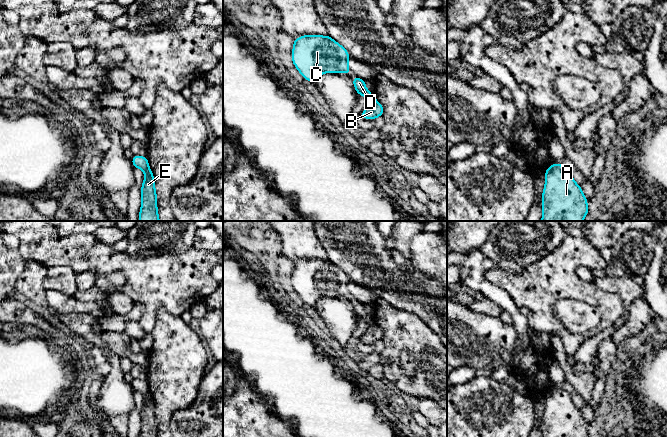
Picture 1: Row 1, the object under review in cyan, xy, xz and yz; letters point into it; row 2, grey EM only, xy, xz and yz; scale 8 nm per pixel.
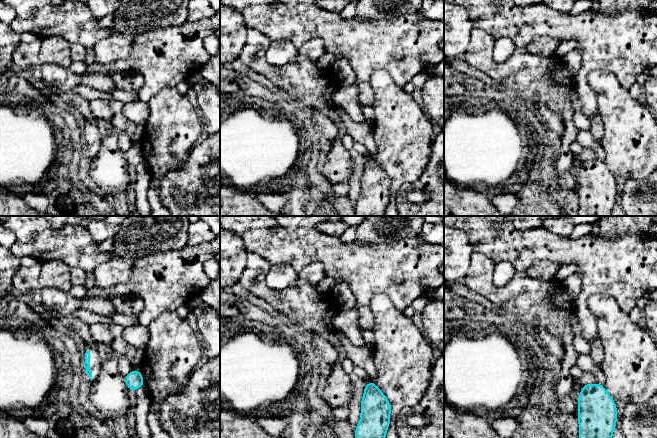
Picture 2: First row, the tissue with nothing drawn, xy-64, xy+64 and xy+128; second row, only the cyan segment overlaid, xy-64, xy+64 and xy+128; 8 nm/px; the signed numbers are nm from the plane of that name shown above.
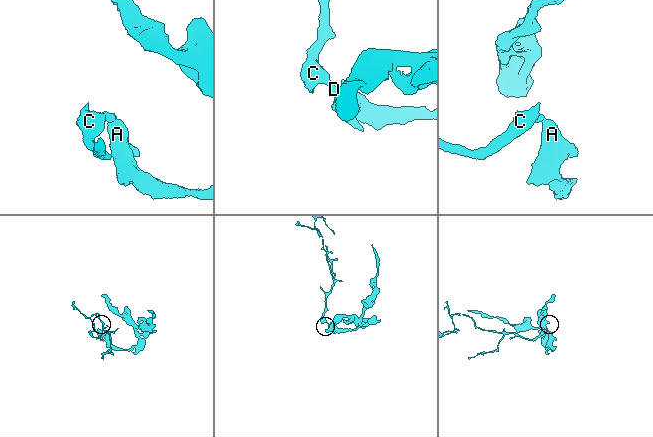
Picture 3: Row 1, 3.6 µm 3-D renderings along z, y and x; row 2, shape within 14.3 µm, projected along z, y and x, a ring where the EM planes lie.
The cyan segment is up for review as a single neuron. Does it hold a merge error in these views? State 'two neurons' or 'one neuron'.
two neurons

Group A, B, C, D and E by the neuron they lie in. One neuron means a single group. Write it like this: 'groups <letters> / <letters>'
groups A B E / C D

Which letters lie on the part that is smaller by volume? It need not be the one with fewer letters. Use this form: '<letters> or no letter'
C, D

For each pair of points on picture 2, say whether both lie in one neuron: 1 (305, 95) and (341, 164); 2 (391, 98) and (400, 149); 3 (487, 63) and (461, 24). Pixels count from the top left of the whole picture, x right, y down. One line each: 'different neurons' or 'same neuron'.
1: same neuron
2: same neuron
3: different neurons

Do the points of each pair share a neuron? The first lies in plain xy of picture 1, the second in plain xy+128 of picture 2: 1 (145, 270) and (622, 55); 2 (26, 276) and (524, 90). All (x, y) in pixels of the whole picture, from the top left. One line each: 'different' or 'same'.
1: same
2: same

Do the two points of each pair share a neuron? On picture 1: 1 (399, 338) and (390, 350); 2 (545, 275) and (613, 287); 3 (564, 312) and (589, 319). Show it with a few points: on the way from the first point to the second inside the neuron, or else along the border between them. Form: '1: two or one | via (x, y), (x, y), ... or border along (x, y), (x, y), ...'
1: one | via (396, 341), (392, 347)
2: two | border along (592, 281), (603, 290), (610, 291), (616, 295)
3: one | via (570, 312), (576, 317), (583, 319)

